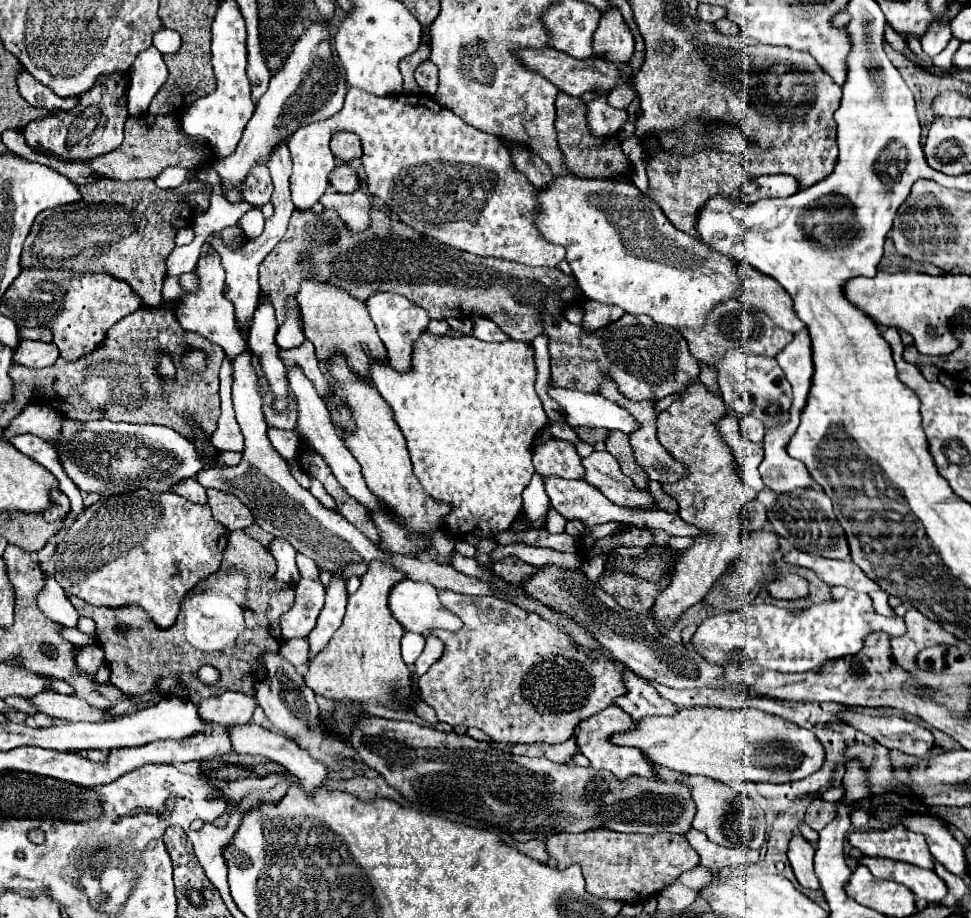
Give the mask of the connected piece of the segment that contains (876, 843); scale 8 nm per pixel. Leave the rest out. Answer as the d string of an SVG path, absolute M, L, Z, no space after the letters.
M901 821L889 825L887 829L851 831L851 843L857 849L863 849L867 857L885 857L935 869L935 859L929 853L925 835L909 831Z

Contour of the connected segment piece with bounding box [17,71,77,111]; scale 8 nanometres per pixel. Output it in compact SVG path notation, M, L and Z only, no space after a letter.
M27 71L17 73L17 87L21 97L31 105L31 107L49 107L49 109L73 109L77 105L75 97L57 97L49 87L41 85L35 77L31 77Z

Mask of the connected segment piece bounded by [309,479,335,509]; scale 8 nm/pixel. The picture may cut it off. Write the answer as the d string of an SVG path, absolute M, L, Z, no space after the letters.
M311 479L311 487L309 487L309 491L311 491L311 495L313 495L319 503L323 503L327 509L333 509L333 507L335 507L333 497L325 491L325 487L321 487L321 483L317 483L317 479Z

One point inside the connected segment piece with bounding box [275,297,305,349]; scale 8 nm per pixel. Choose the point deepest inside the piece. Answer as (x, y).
(290, 335)

